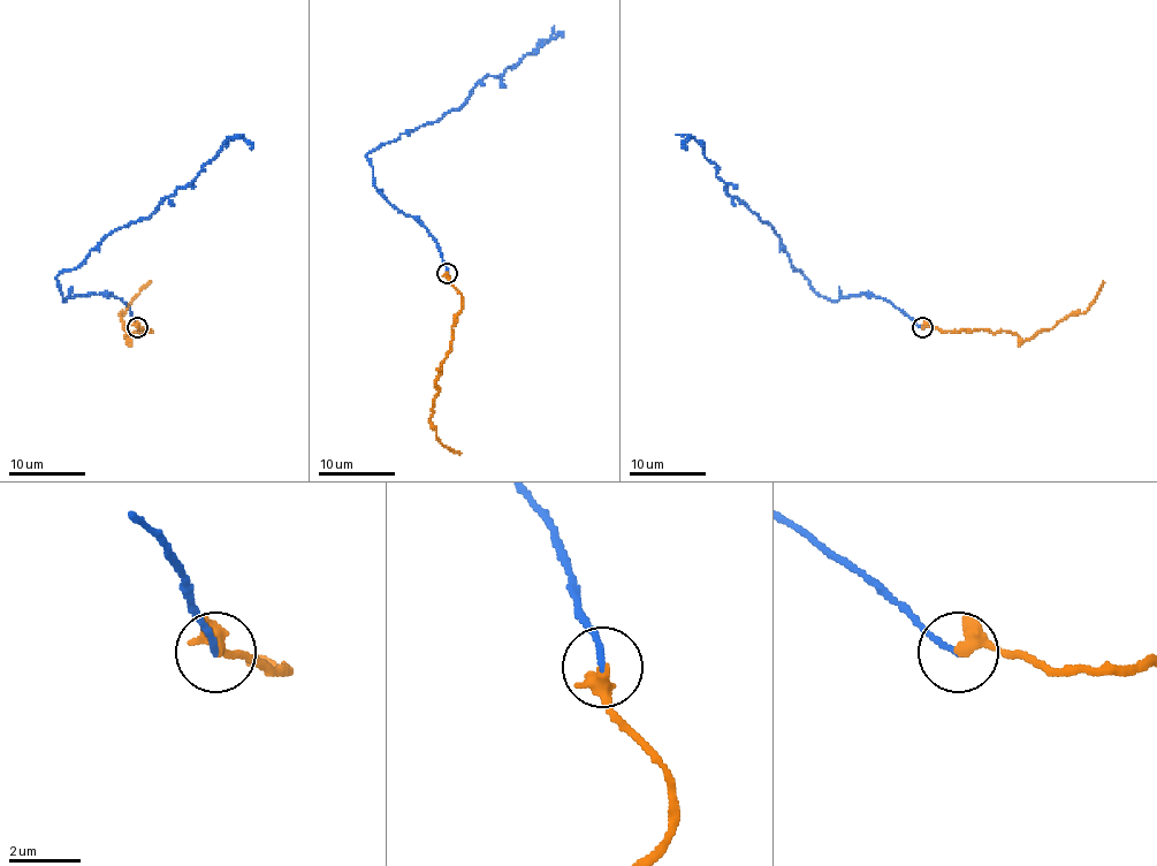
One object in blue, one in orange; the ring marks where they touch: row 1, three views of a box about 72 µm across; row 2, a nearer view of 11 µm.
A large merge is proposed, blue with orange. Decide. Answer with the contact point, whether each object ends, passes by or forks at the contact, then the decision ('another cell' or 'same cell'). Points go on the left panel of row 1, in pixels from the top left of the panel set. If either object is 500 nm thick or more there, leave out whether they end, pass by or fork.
place (137, 327); same cell

